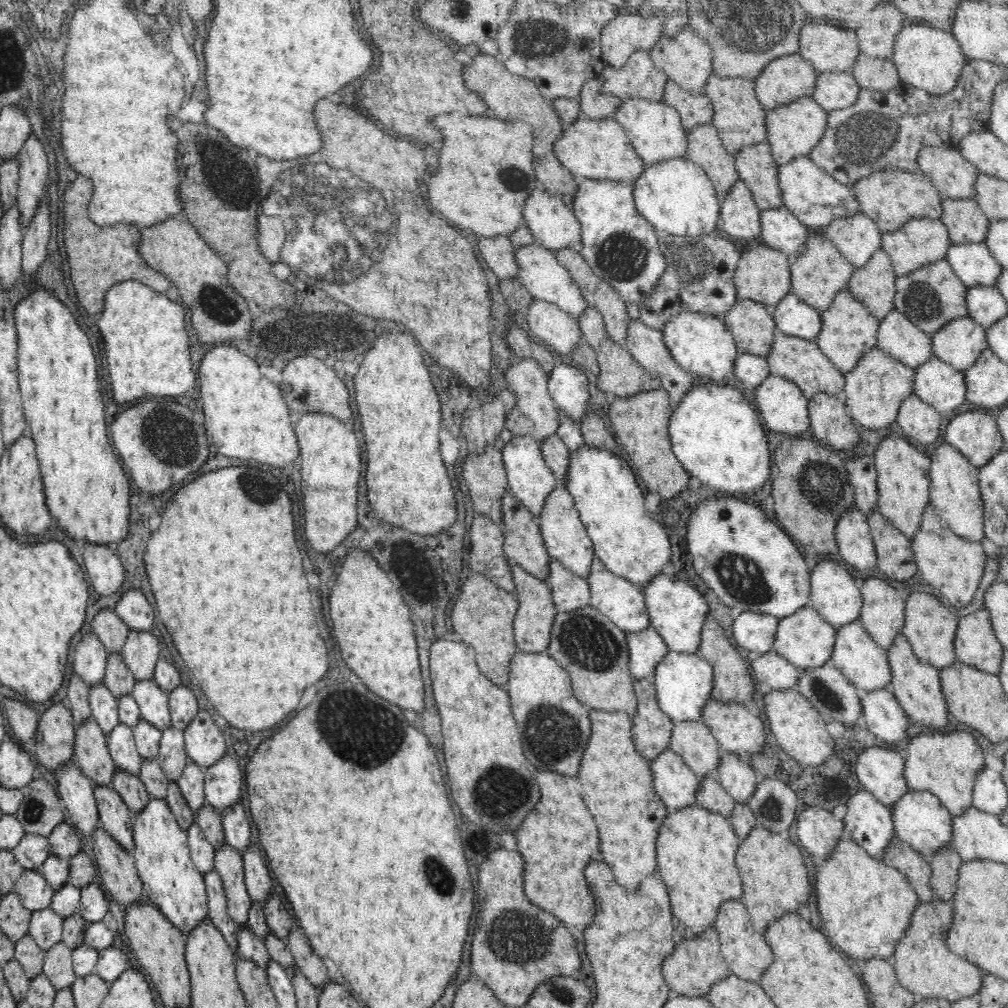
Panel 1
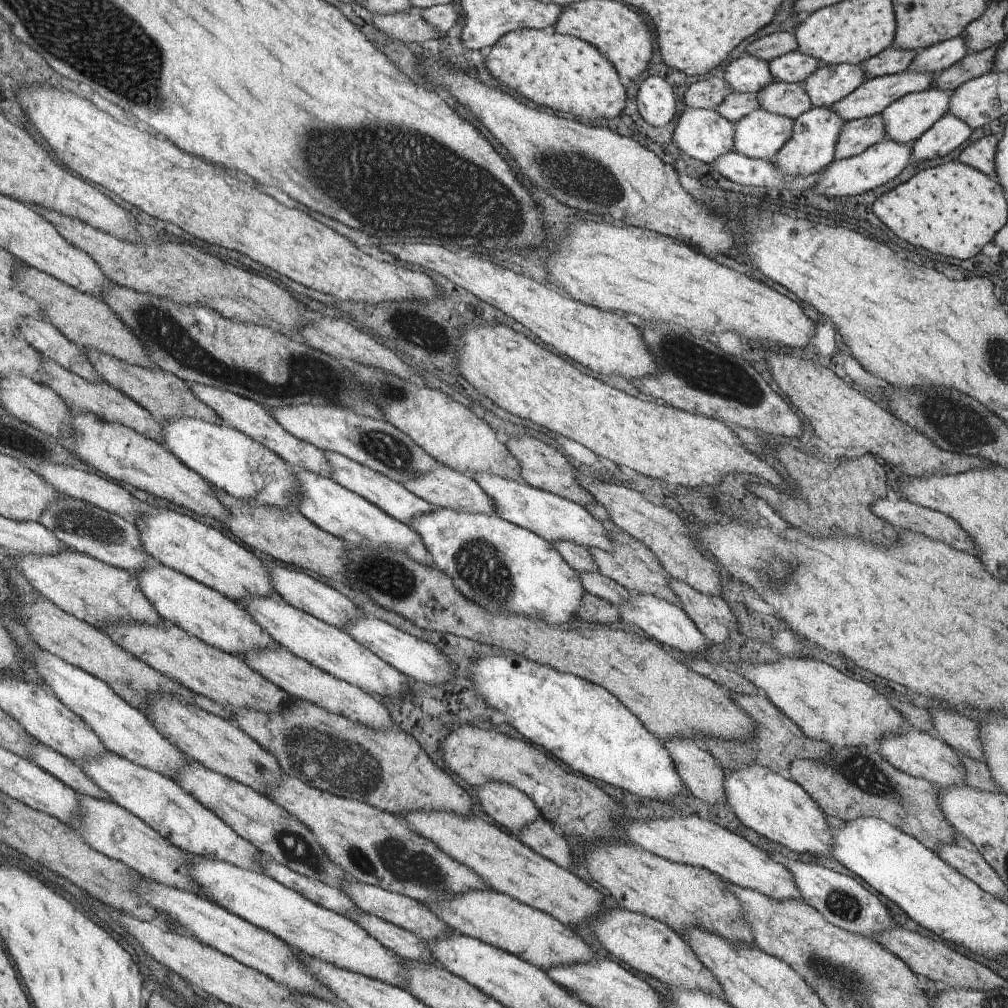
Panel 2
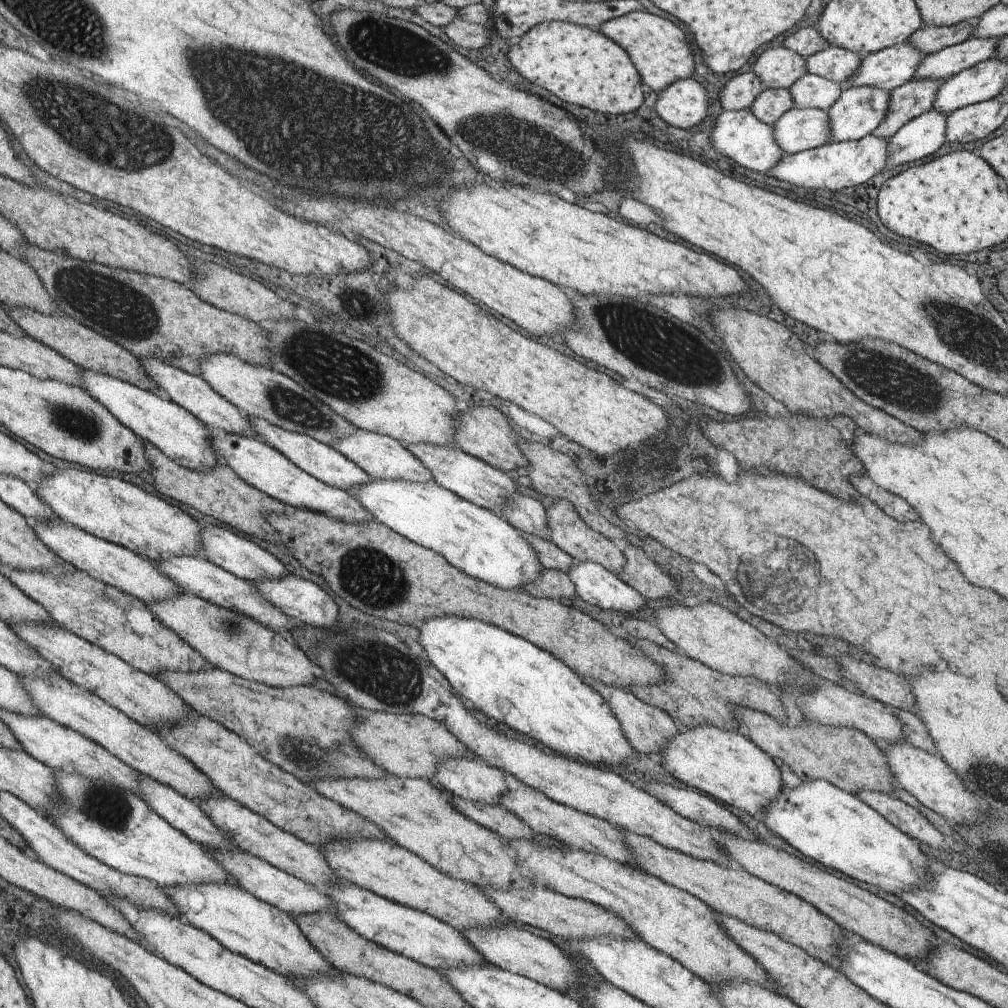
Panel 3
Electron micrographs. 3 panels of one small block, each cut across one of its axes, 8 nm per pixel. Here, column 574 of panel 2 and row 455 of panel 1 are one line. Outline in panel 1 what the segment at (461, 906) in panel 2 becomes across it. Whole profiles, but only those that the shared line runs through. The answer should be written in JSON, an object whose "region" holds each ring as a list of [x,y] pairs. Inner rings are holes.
{"region":[[[948,443],[936,448],[932,455],[928,469],[931,482],[930,505],[950,530],[969,541],[978,541],[986,537],[983,529],[984,508],[979,487],[978,471],[973,464],[957,449]]]}

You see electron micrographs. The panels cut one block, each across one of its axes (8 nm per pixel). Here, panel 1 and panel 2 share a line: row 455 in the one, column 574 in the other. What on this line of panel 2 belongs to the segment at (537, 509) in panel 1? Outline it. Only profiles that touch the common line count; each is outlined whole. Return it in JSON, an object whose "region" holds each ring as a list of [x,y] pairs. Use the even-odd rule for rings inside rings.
{"region":[[[477,472],[473,474],[472,479],[489,498],[493,498],[495,513],[507,522],[533,531],[533,534],[540,535],[549,543],[574,542],[587,548],[613,552],[611,533],[605,530],[599,521],[593,519],[580,503],[533,488],[521,480],[511,480],[488,472]]]}

